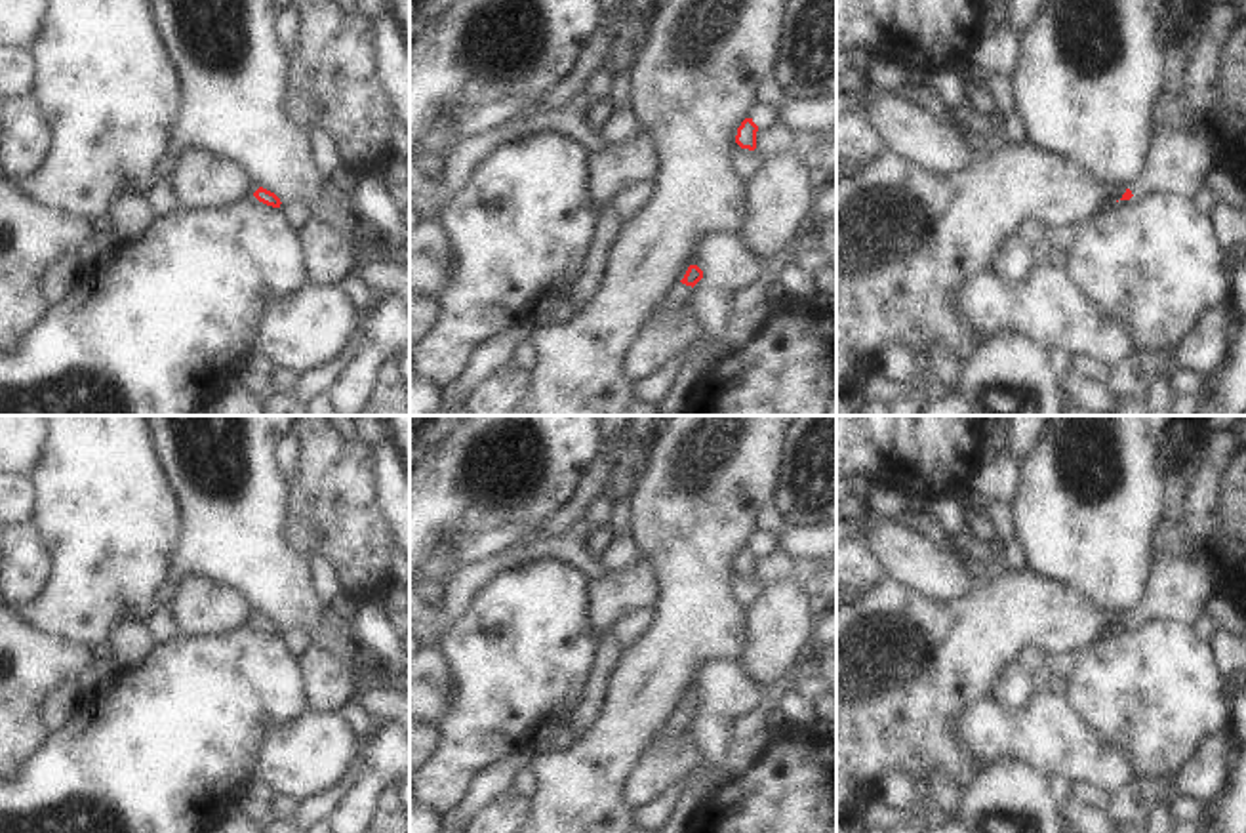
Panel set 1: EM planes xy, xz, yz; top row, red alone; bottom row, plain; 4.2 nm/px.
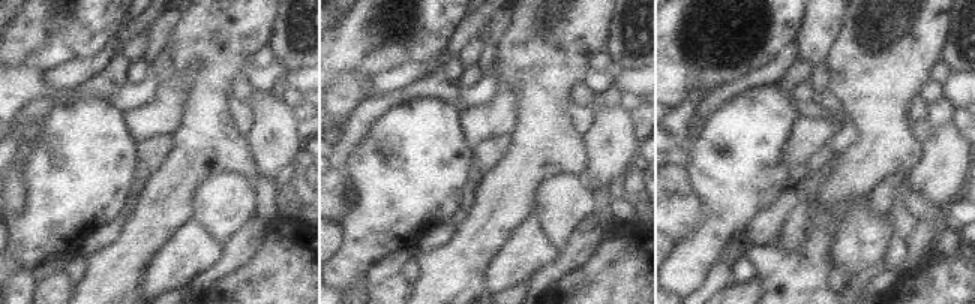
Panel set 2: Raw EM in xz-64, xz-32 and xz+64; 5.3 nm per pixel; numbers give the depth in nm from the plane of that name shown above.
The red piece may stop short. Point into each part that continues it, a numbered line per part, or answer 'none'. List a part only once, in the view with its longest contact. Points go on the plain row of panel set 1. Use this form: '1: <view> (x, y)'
1: xz (662, 767)

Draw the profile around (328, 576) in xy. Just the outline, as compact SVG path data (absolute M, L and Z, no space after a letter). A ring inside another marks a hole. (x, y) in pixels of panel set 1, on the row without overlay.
M324 555L314 557L312 564L314 564L316 579L318 579L318 585L322 589L324 597L332 604L335 604L337 599L341 595L345 595L345 583L341 579L341 572L333 564L333 560Z

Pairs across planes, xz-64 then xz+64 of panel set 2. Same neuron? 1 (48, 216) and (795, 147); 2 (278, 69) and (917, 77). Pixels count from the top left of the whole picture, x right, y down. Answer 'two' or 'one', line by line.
1: two
2: two

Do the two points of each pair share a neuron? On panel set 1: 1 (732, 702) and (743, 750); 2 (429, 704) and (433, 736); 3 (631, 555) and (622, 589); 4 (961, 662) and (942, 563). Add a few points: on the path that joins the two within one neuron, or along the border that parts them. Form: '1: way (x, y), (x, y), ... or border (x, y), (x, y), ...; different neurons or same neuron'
1: border (734, 740), (726, 759), (715, 767); different neurons
2: border (429, 723), (441, 727); different neurons
3: border (643, 551), (643, 559), (635, 567), (606, 572); different neurons
4: border (984, 580), (947, 603), (907, 586); different neurons

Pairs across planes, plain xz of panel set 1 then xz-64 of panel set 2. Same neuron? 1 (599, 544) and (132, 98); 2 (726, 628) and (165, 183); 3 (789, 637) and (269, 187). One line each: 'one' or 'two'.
1: two
2: one
3: two

